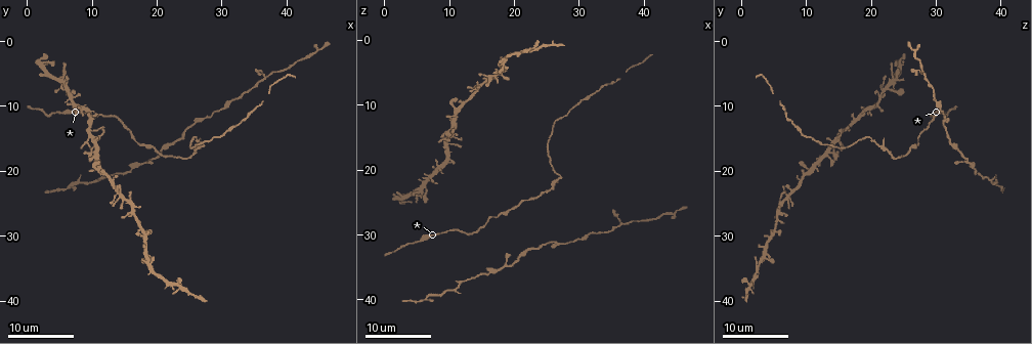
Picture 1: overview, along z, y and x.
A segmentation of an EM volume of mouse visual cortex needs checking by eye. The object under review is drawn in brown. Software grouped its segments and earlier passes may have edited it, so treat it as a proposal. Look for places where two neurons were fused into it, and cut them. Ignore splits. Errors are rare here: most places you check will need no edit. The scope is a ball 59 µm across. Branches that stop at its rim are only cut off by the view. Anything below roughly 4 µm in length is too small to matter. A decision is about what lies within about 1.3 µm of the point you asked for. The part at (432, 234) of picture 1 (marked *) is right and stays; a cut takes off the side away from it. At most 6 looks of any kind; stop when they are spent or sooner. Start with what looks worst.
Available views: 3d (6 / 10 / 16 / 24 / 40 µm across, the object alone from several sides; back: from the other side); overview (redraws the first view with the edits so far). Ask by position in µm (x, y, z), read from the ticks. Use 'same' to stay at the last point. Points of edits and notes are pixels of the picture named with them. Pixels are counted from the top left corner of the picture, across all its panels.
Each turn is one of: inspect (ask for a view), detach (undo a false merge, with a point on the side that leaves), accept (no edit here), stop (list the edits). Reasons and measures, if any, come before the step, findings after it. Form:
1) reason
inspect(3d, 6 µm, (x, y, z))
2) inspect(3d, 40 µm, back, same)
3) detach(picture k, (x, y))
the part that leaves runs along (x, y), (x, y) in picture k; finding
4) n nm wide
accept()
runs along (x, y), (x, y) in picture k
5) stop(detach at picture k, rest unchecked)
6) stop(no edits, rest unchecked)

sudden change in width
inspect(3d, 24 µm, (27.0, 16.0, 21.0))

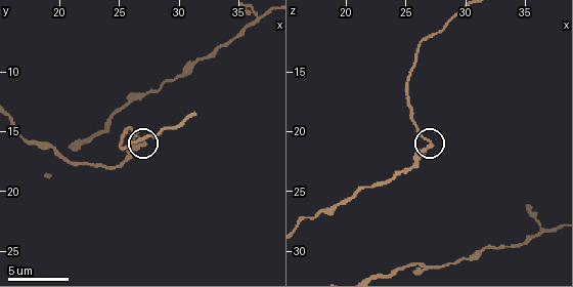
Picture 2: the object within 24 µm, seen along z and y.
inspect(3d, 6 µm, (27.0, 16.0, 21.2))

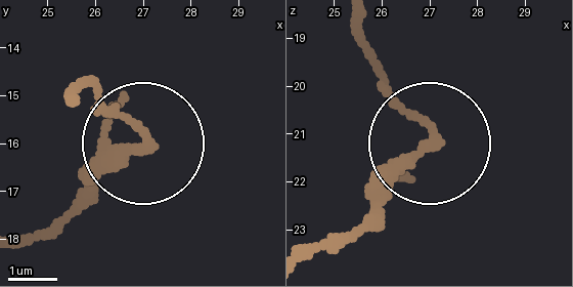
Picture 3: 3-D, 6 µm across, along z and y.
accept()
runs along (313, 251), (350, 231), (424, 146), (424, 121), (379, 76) in picture 3; all the same neuron

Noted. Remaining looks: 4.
looks like a crossing
inspect(3d, 24 µm, (5.5, 7.0, 22.0))

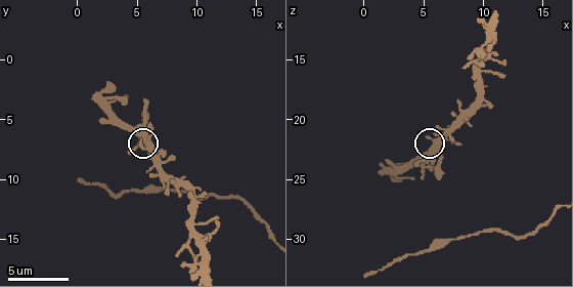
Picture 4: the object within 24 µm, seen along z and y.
inspect(3d, 10 µm, same)

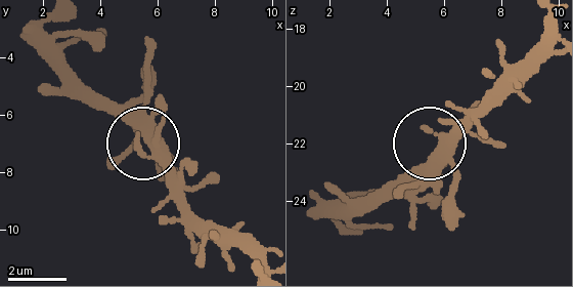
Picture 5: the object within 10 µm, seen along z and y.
accept()
one neuron here

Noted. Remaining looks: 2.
three arms meet
inspect(3d, 16 µm, (9.0, 21.5, 39.0))

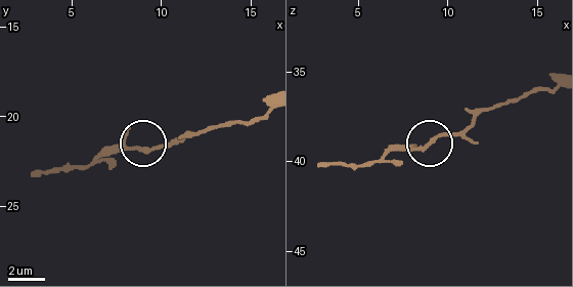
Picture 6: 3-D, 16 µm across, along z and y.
inspect(3d, 6 µm, (8.8, 21.8, 39.2))

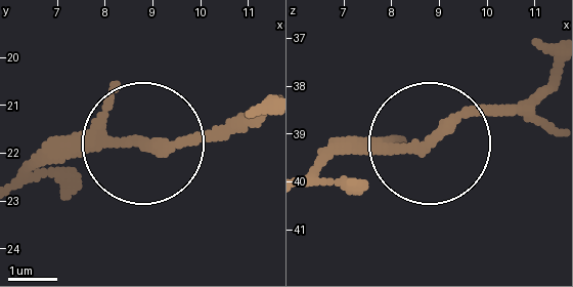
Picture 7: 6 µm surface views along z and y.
accept()
one neuron here

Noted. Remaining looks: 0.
stop(no edits, rest unchecked)

